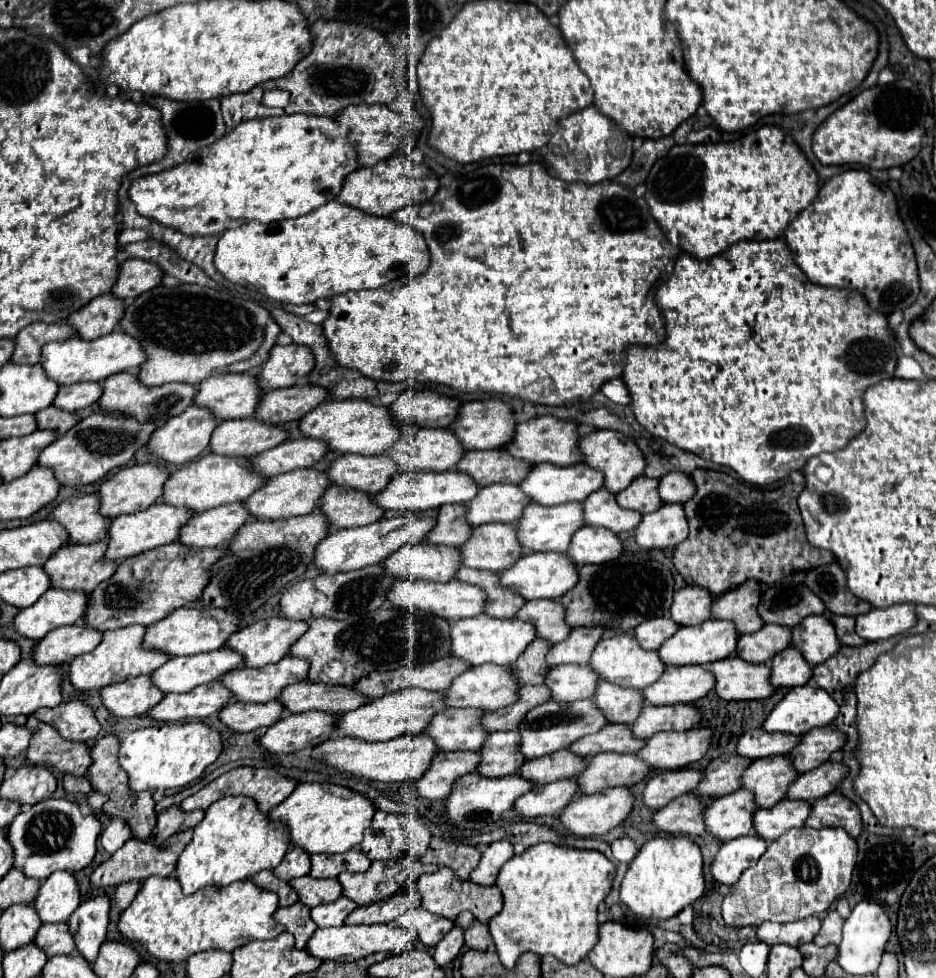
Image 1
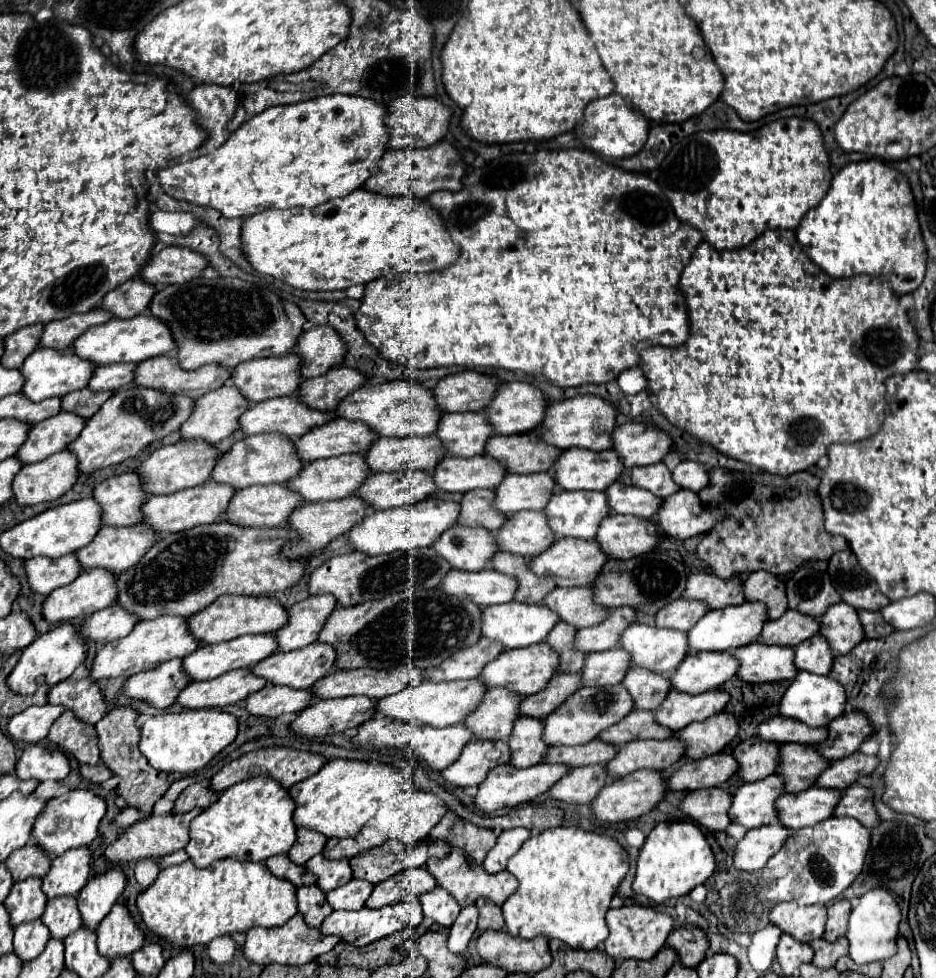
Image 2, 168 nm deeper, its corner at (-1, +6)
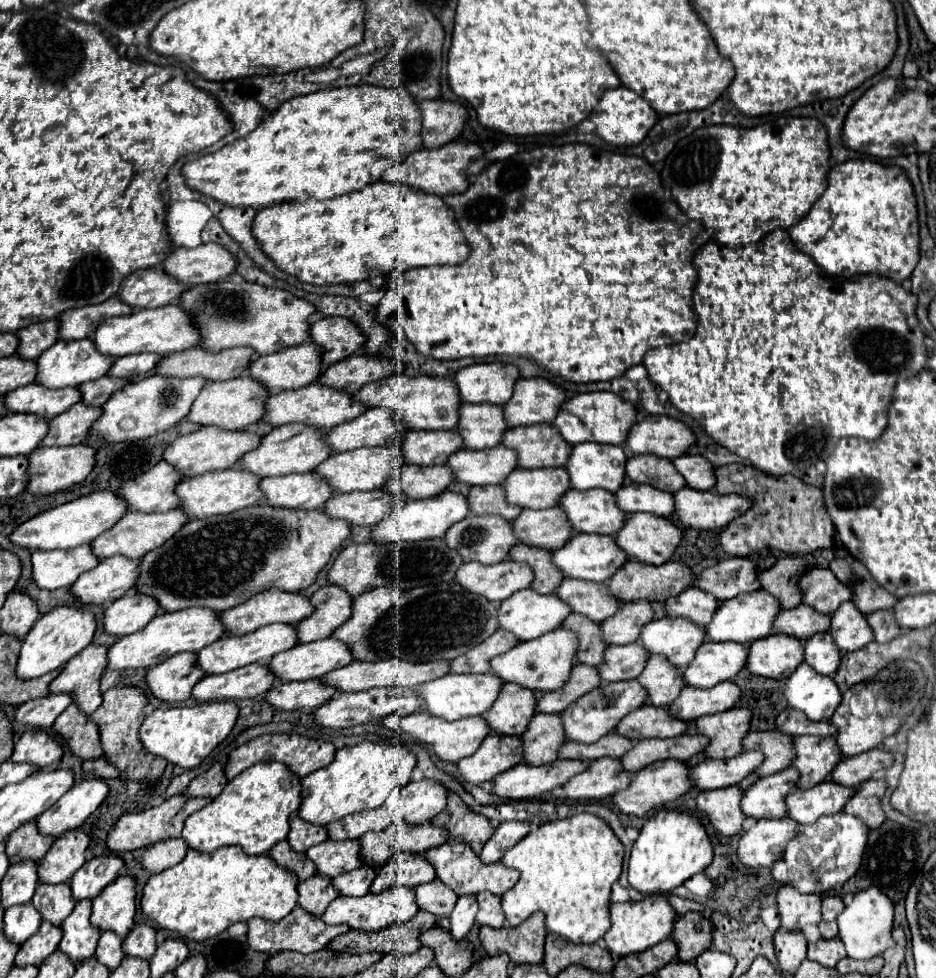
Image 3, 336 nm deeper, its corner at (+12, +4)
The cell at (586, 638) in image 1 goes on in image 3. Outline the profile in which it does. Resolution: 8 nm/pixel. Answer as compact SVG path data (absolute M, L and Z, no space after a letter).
M650 601L624 603L620 611L602 621L604 639L608 645L634 643L640 637L642 627L652 619L654 619L654 607Z

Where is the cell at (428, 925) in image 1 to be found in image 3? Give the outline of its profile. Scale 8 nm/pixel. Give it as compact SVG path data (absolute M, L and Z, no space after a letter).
M434 879L416 887L416 901L420 909L434 913L436 917L450 917L458 895L444 883L440 883L440 879Z

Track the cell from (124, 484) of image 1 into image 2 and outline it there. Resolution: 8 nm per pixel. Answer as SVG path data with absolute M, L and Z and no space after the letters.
M177 441L153 451L133 473L141 479L141 489L147 495L169 495L187 487L201 485L209 479L209 473L217 461L219 453L211 445L201 445L201 441Z

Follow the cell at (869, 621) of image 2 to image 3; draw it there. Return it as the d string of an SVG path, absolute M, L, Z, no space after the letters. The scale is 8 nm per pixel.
M892 609L876 611L876 613L868 615L868 623L872 625L878 643L888 643L888 641L896 639L902 633L902 627L896 623Z

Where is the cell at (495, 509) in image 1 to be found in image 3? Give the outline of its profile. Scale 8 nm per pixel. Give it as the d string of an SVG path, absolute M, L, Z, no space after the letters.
M566 467L552 469L514 469L506 483L506 499L512 505L528 509L548 509L560 503L560 497L570 489Z

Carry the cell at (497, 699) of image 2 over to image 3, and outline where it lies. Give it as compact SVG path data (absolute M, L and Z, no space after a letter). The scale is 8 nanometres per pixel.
M504 683L496 703L486 713L486 721L496 733L522 735L536 715L536 701L536 691L528 691L516 683Z

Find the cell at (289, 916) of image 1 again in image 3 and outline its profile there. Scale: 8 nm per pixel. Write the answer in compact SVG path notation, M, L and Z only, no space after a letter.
M314 875L312 879L306 879L304 883L298 885L298 893L300 893L298 905L318 917L326 911L330 901L338 897L332 879L326 875Z

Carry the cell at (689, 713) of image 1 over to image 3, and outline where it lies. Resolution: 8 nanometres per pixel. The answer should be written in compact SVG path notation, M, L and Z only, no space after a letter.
M722 681L712 689L684 687L680 697L668 709L678 719L696 721L698 717L732 709L740 697L742 697L742 691L732 681Z

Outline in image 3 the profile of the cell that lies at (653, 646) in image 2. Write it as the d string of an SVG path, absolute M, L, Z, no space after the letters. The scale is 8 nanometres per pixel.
M662 617L642 629L640 643L650 655L666 655L680 669L688 667L698 647L706 639L706 629L692 623L688 617Z

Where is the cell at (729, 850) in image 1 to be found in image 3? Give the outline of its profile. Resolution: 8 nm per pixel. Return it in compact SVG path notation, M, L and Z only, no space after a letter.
M790 817L760 819L740 839L740 861L746 867L770 867L782 859L786 845L796 837L796 829L798 825Z

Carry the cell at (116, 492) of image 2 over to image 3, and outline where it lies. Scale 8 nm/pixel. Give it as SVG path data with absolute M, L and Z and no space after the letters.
M162 461L152 467L152 471L124 483L118 493L126 499L130 511L170 511L180 507L180 499L176 495L176 485L180 481L180 471Z

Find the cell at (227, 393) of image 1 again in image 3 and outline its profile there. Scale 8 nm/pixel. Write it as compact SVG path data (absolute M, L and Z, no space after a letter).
M306 341L284 351L262 355L250 363L250 373L270 393L284 389L300 389L316 381L322 373L322 349Z

